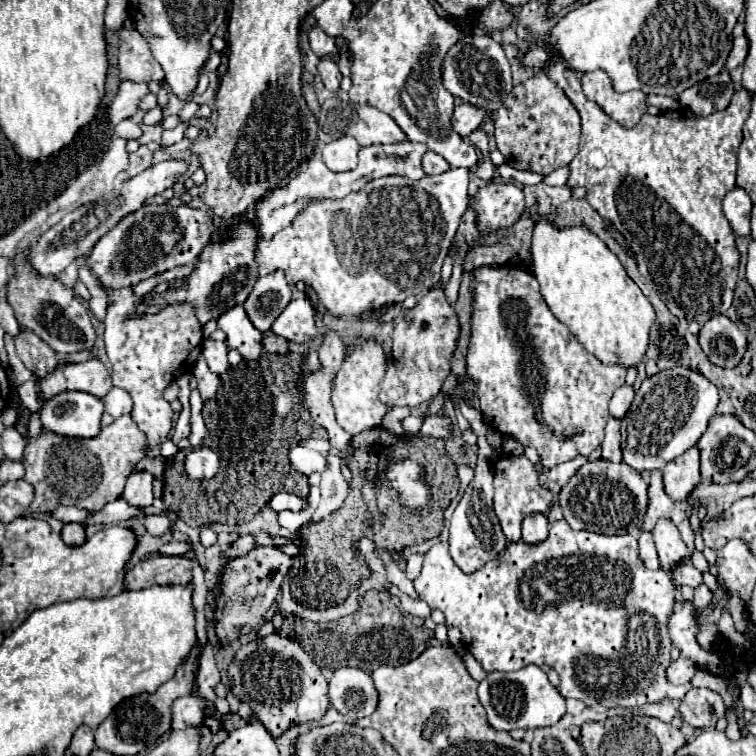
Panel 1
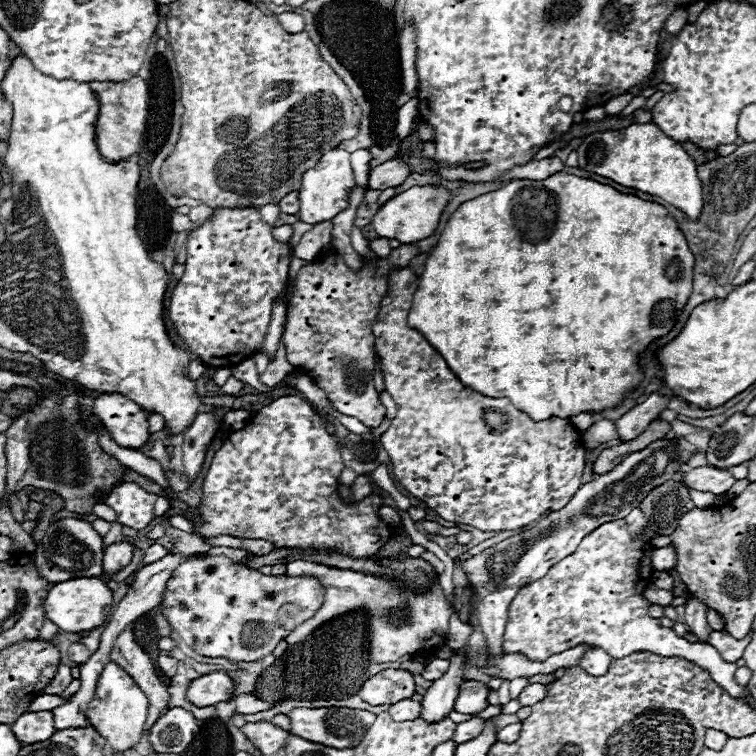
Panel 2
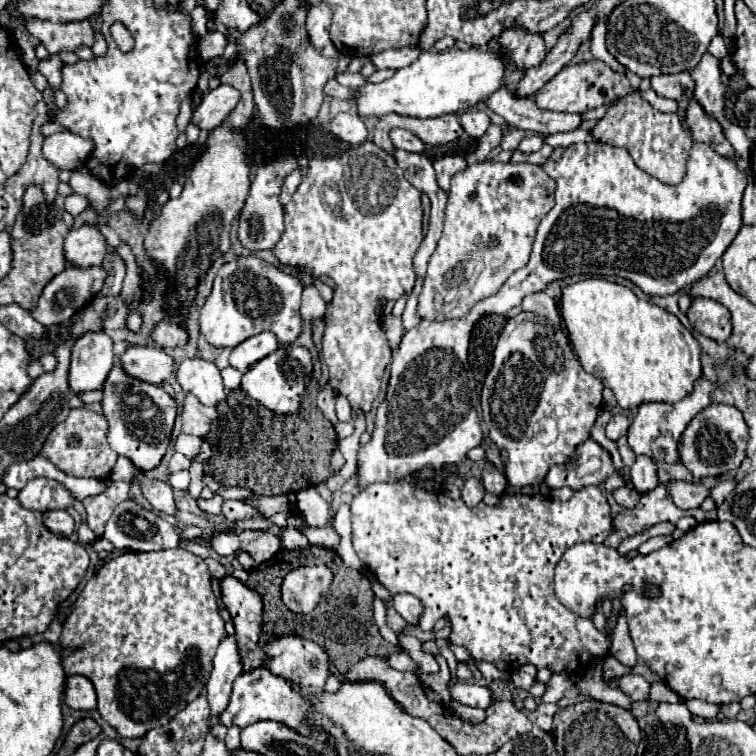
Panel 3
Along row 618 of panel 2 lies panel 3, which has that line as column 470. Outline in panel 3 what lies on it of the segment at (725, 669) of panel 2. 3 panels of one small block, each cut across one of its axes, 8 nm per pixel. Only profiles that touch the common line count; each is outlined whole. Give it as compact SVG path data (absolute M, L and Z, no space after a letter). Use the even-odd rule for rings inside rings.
M376 482L362 488L352 500L352 544L356 554L392 594L408 592L420 598L424 612L418 628L428 632L434 620L448 616L452 622L450 642L464 646L472 660L490 662L504 672L514 672L512 666L534 664L536 668L548 666L554 674L582 674L594 660L608 654L612 630L604 636L592 620L576 616L556 600L554 566L578 542L604 542L610 528L610 504L598 486L576 490L570 500L557 504L550 504L544 496L518 494L504 498L500 506L480 502L468 508L462 498L452 500L444 492L428 492L408 482Z

